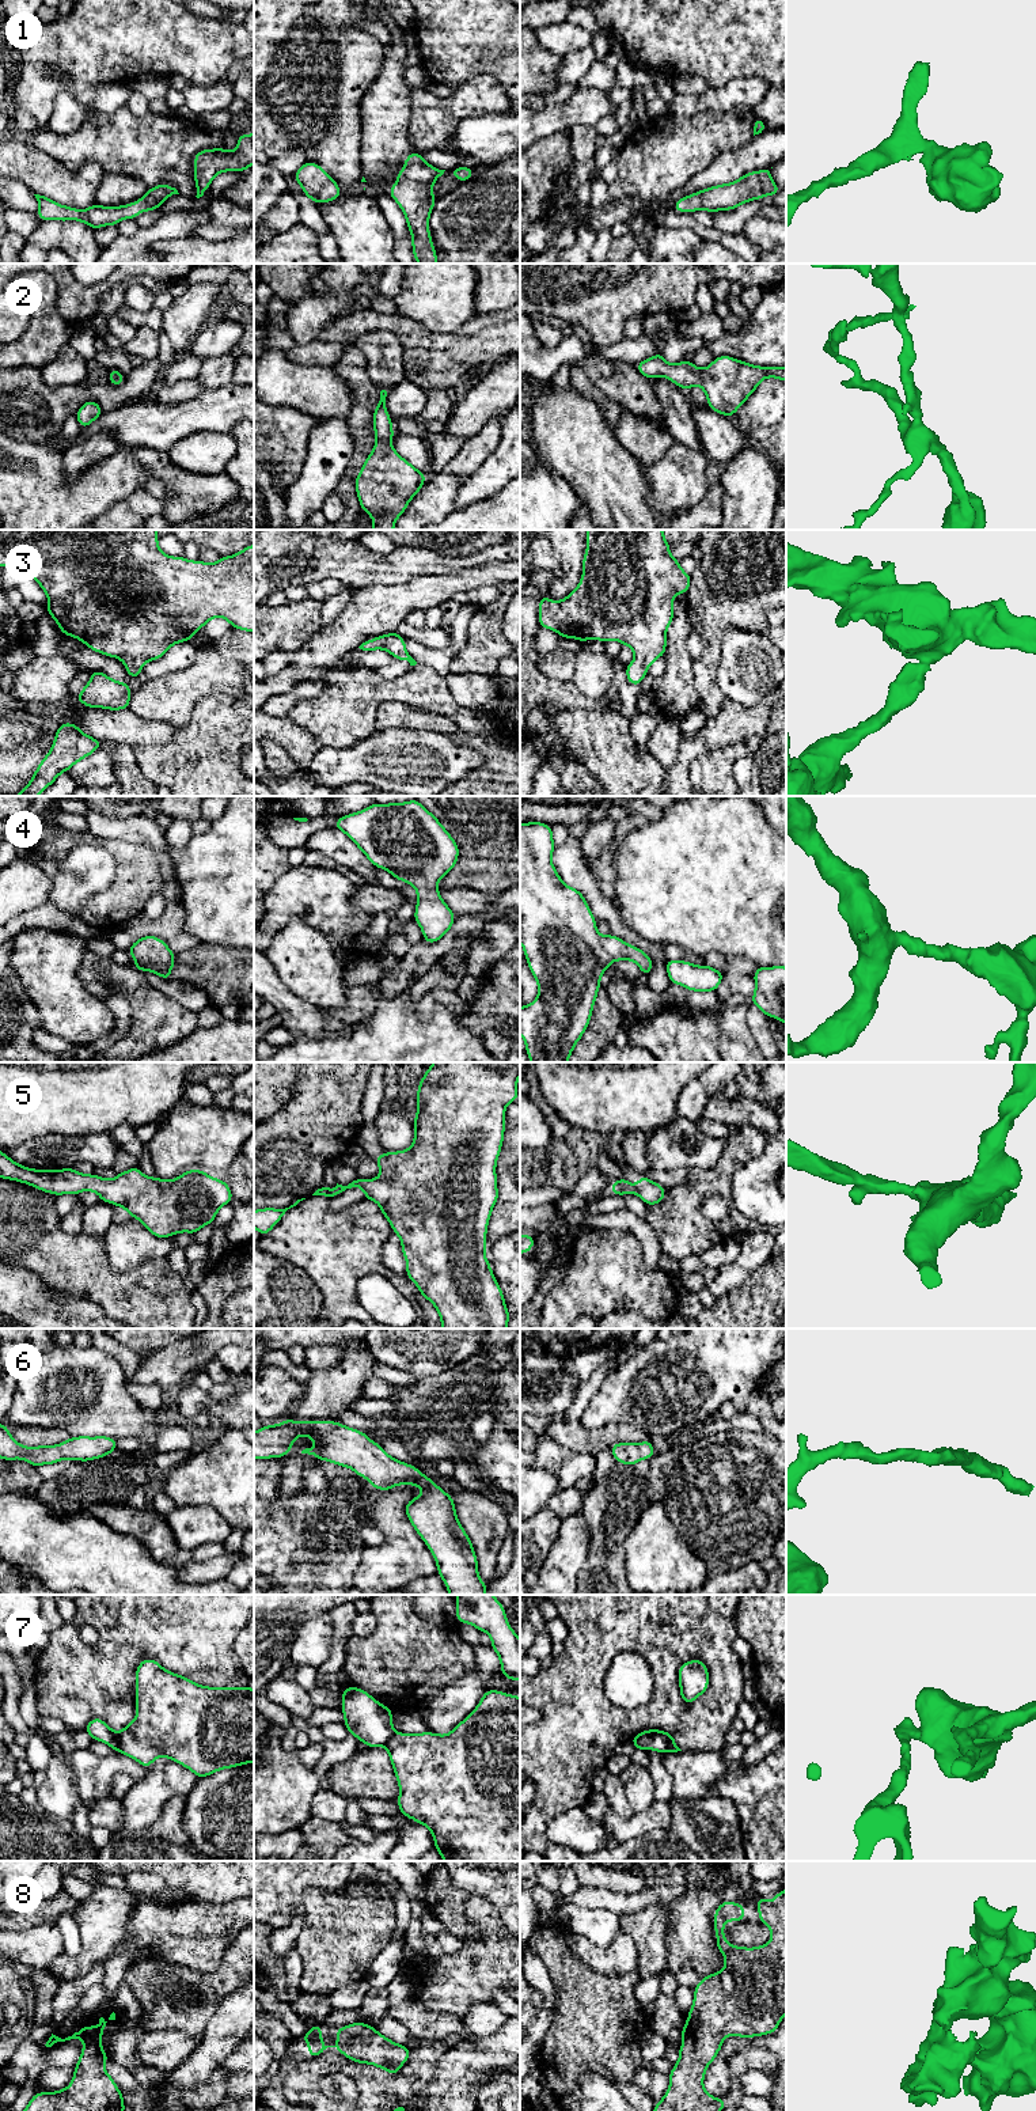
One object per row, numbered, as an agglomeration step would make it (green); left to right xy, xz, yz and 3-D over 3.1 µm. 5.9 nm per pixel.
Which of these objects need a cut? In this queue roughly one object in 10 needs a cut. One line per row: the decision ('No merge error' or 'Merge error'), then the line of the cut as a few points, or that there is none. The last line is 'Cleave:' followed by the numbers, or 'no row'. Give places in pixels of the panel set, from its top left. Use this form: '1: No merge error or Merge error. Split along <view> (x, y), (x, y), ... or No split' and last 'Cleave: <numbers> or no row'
1: No merge error. No split
2: No merge error. No split
3: No merge error. No split
4: No merge error. No split
5: No merge error. No split
6: No merge error. No split
7: Merge error. Split along yz (664, 1732), (666, 1751)
8: No merge error. No split
Cleave: 7

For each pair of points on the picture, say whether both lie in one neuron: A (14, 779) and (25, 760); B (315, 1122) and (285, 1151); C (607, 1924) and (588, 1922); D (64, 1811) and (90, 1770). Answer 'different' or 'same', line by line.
A: same
B: same
C: same
D: different

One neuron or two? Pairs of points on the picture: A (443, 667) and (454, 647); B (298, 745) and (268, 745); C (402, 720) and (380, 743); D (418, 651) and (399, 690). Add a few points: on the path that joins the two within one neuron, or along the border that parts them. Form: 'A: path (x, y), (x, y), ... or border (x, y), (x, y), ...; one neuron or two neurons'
A: path (443, 662), (448, 652); one neuron
B: border (268, 738), (277, 742), (299, 769); two neurons
C: border (375, 728), (406, 727), (427, 731); two neurons
D: border (417, 662), (431, 666), (444, 678); two neurons

